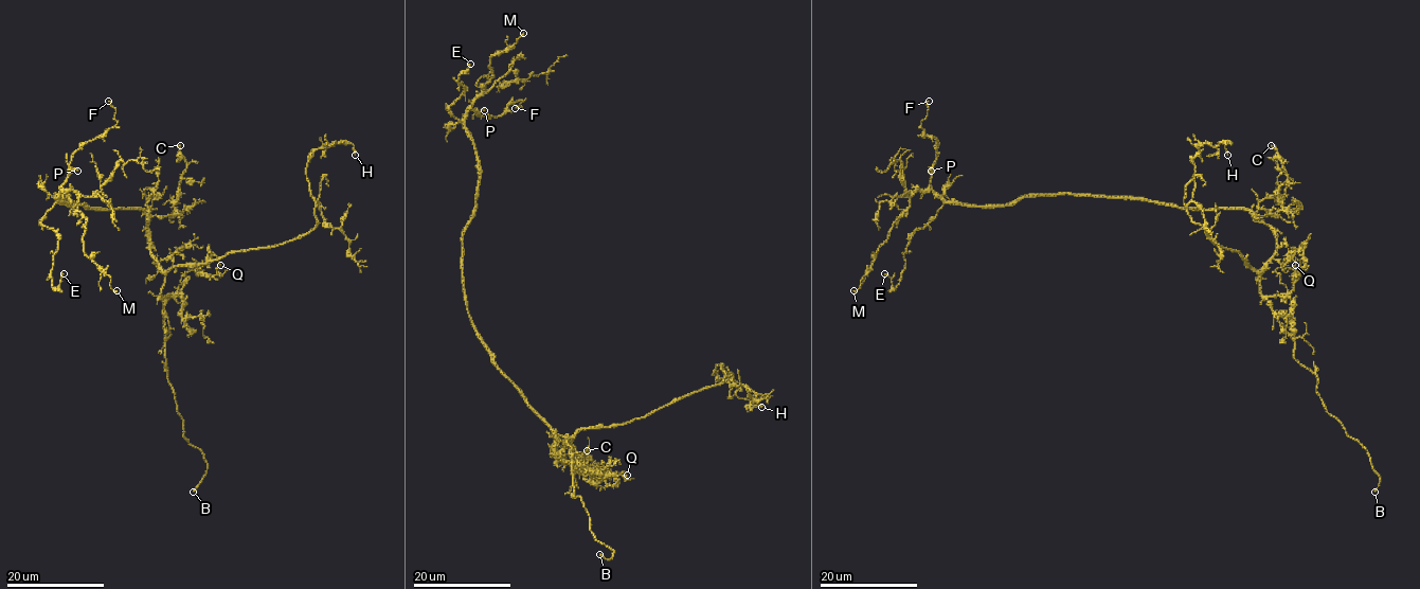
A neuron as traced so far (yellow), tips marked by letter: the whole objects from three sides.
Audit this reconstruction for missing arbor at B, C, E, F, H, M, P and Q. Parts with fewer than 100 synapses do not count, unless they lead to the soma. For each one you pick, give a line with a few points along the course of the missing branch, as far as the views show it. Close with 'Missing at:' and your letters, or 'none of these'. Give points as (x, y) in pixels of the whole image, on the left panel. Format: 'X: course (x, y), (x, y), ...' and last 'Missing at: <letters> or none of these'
Missing at: B

